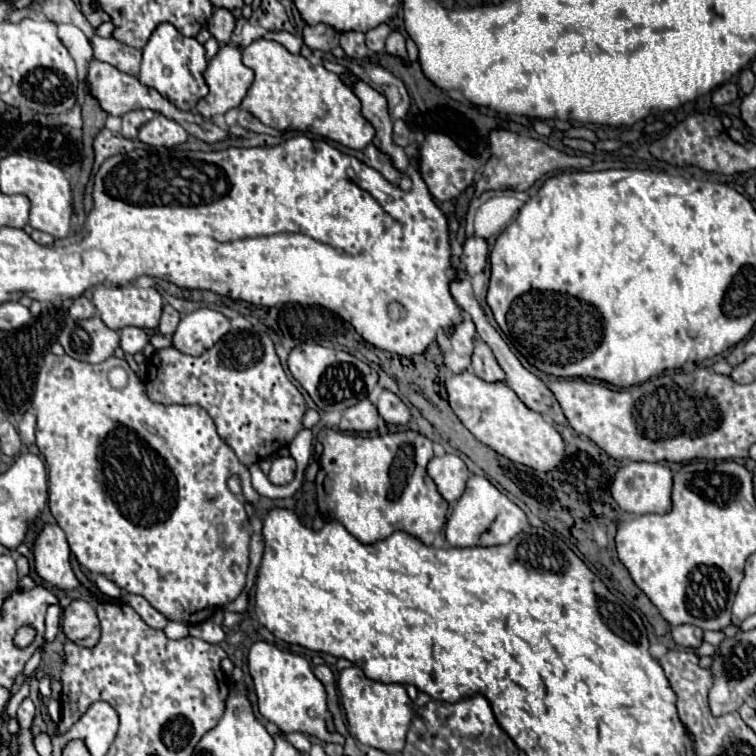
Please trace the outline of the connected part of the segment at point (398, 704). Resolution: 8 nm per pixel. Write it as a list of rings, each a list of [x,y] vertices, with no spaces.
[[[361,667],[343,669],[337,685],[347,713],[349,731],[355,735],[355,739],[363,745],[385,751],[389,755],[399,753],[405,747],[405,735],[413,717],[413,701],[409,699],[405,687],[397,683],[371,681],[365,677]]]

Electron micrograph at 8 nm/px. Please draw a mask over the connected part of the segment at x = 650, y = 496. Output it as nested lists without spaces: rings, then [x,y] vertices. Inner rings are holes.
[[[629,461],[617,469],[611,493],[615,503],[627,513],[667,513],[671,509],[671,469],[663,463]]]

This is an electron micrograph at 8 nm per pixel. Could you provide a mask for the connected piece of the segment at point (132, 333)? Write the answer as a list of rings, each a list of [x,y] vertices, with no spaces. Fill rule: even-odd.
[[[125,327],[119,331],[119,335],[121,335],[121,349],[129,355],[143,351],[143,347],[149,343],[147,331],[143,331],[139,327]]]

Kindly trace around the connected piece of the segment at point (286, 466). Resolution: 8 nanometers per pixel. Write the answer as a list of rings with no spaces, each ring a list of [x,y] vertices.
[[[275,457],[269,471],[269,481],[275,485],[287,485],[295,477],[295,459],[293,457]]]

